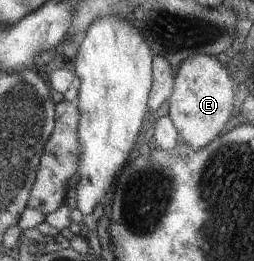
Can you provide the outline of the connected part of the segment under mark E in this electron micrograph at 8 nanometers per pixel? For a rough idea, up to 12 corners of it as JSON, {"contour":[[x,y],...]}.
{"contour":[[215,56],[175,69],[167,113],[196,150],[233,114],[234,85]]}

